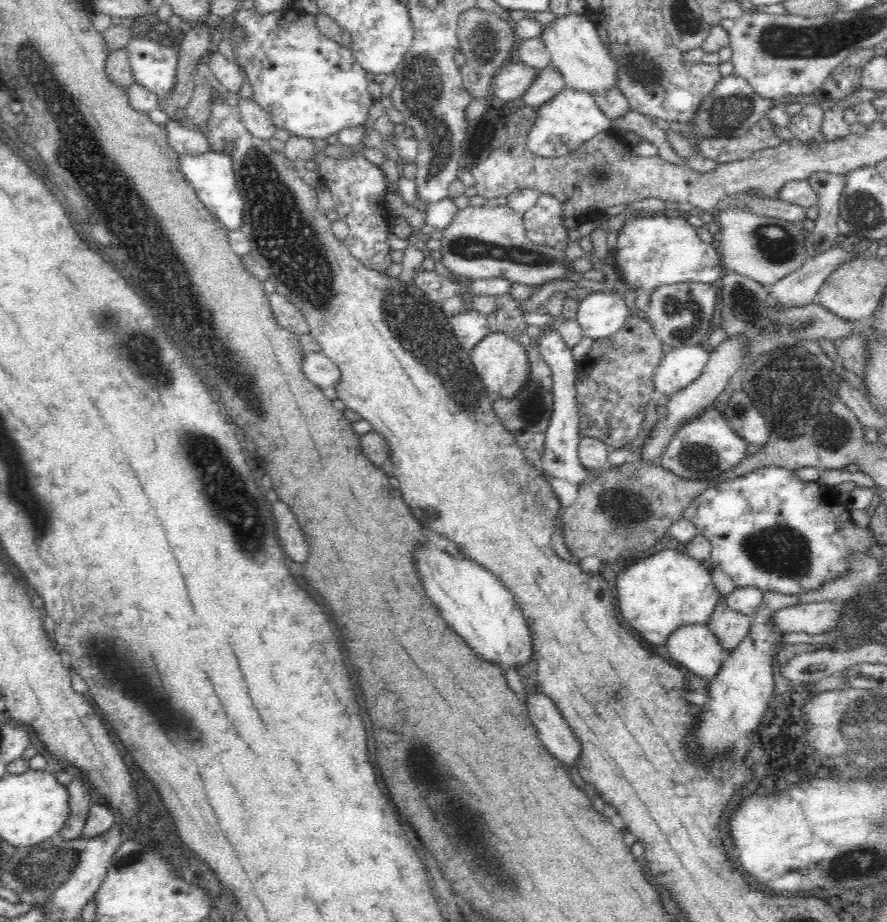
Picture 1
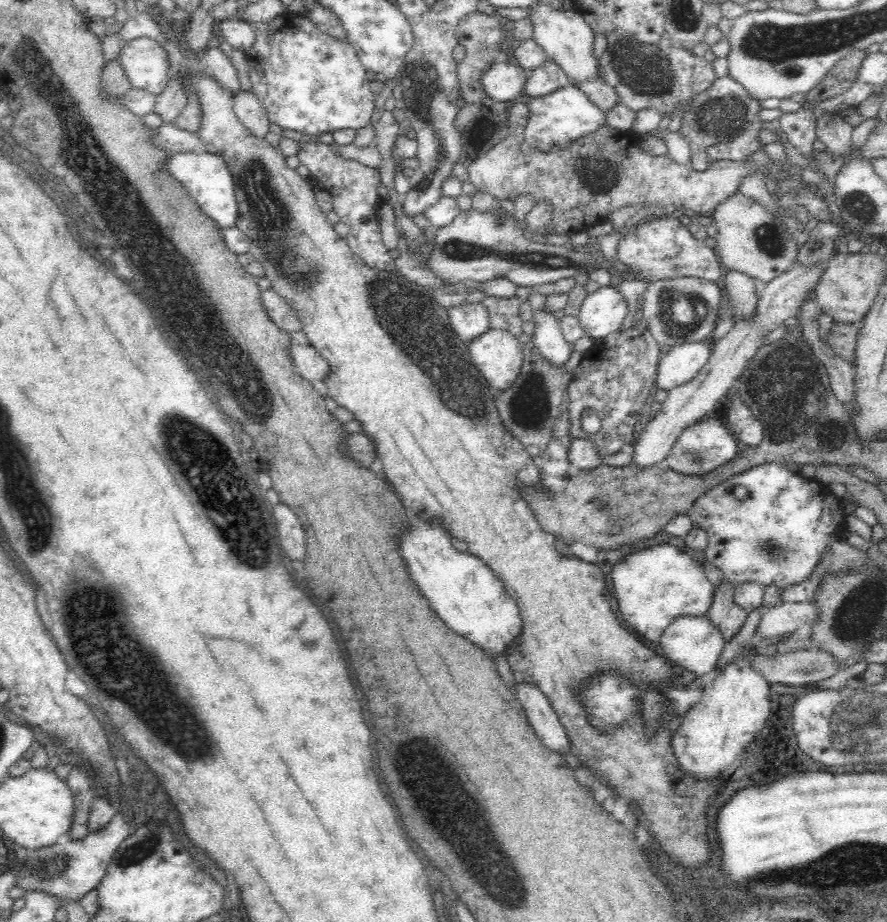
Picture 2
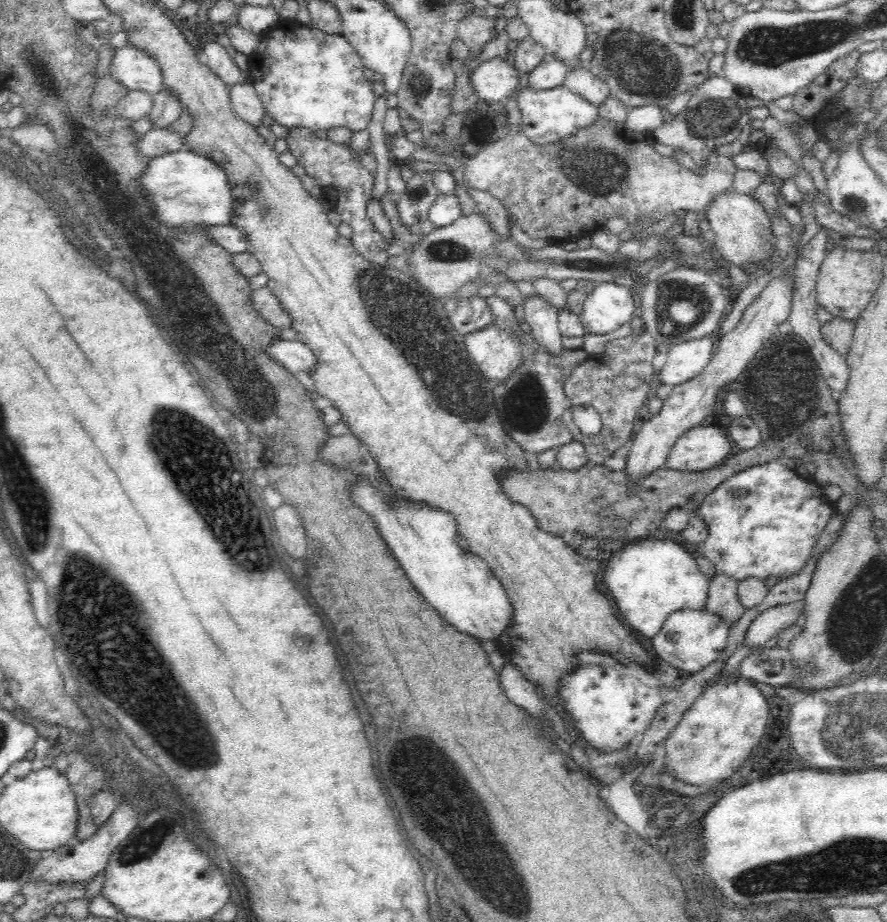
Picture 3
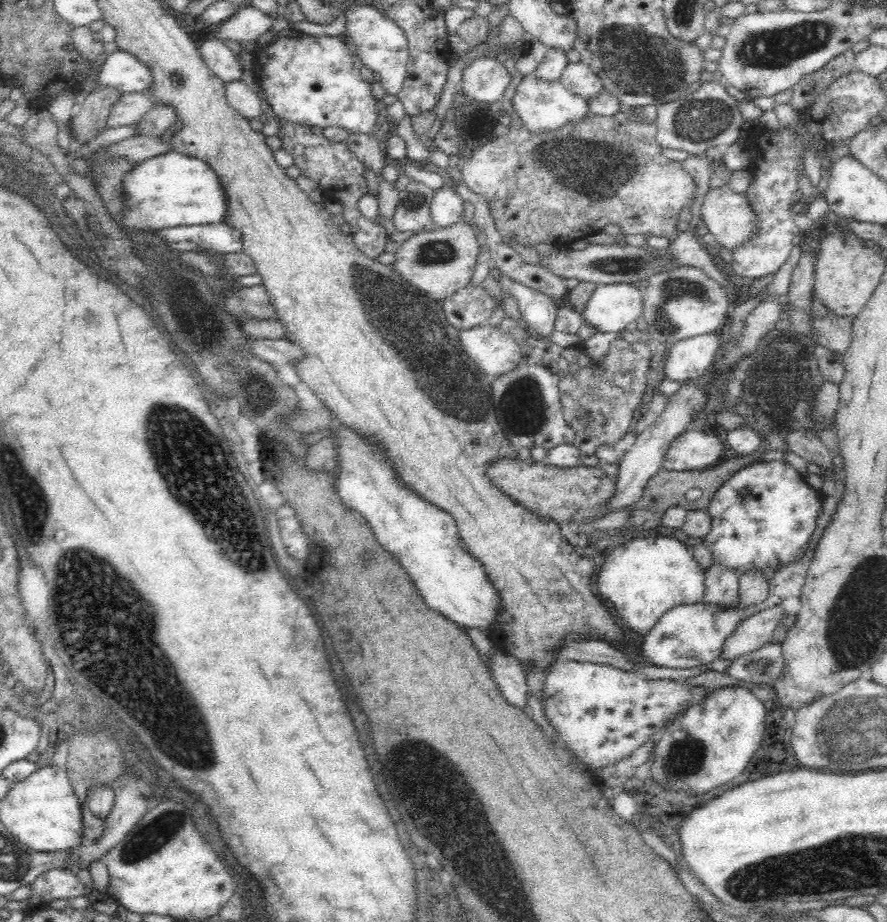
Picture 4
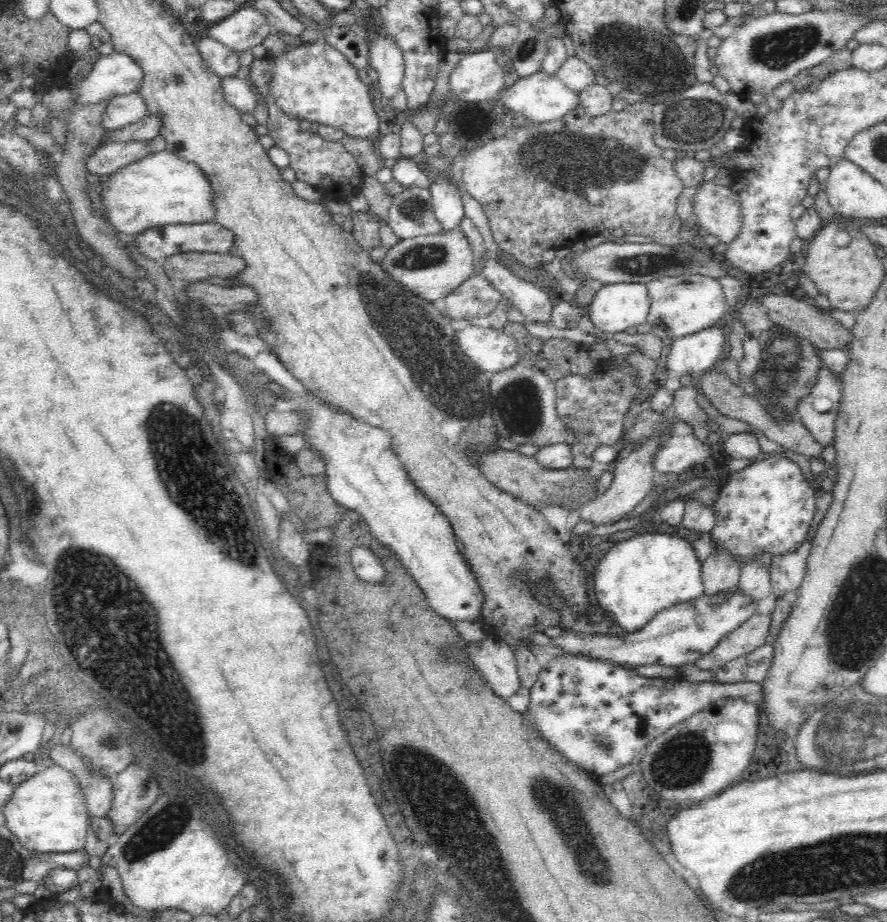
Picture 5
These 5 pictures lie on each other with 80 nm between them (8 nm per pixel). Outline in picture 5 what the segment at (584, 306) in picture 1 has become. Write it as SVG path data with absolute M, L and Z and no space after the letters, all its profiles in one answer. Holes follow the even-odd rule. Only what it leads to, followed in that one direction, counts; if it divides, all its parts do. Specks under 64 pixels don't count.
M617 283L608 284L598 290L590 306L587 316L595 328L603 332L625 332L627 328L638 326L647 322L650 308L650 297L648 297L648 284L643 283Z

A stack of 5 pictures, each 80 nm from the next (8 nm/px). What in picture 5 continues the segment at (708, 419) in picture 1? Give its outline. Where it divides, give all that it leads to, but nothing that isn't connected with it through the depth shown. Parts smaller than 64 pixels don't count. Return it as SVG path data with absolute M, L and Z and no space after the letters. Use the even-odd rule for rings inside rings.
M691 431L666 436L652 454L652 465L656 477L665 474L679 474L682 470L702 464L708 460L710 448L700 442Z

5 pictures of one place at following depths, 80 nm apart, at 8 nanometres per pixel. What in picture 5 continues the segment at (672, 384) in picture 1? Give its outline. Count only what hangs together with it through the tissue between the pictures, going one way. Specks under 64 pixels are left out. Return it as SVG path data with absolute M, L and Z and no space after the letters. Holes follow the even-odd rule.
M718 325L675 338L667 358L665 374L678 378L697 376L716 367L726 340L727 337Z

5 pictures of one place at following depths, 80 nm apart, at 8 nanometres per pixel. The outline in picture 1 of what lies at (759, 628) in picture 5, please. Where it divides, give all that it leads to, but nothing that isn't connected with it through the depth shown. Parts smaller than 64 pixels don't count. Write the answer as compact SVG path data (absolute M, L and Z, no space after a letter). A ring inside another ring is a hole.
M834 601L798 603L770 613L770 623L782 632L822 634L836 624L840 609Z

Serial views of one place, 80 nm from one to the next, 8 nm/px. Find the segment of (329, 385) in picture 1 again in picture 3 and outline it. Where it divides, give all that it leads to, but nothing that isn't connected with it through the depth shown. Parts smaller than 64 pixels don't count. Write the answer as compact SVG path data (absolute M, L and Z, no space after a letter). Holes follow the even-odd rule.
M276 340L268 344L266 353L277 364L284 366L307 390L314 390L314 381L310 373L316 365L316 356L308 345L296 340Z

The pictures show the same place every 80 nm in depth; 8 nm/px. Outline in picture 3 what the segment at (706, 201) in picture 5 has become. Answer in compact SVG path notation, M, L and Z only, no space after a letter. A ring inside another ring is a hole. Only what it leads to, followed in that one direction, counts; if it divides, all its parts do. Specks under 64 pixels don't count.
M734 189L722 190L706 204L706 217L710 231L715 235L715 246L726 262L740 267L753 261L762 261L771 254L772 224L756 200L750 194L738 193Z

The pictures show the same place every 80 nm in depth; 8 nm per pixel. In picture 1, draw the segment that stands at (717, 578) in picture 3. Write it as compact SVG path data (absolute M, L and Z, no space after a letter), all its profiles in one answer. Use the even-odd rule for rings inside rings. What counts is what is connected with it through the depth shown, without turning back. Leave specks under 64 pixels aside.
M721 595L718 598L718 604L715 604L714 612L706 623L722 645L724 652L726 650L730 652L738 646L743 638L746 638L751 627L752 617L730 609L725 601L726 597L727 595Z

